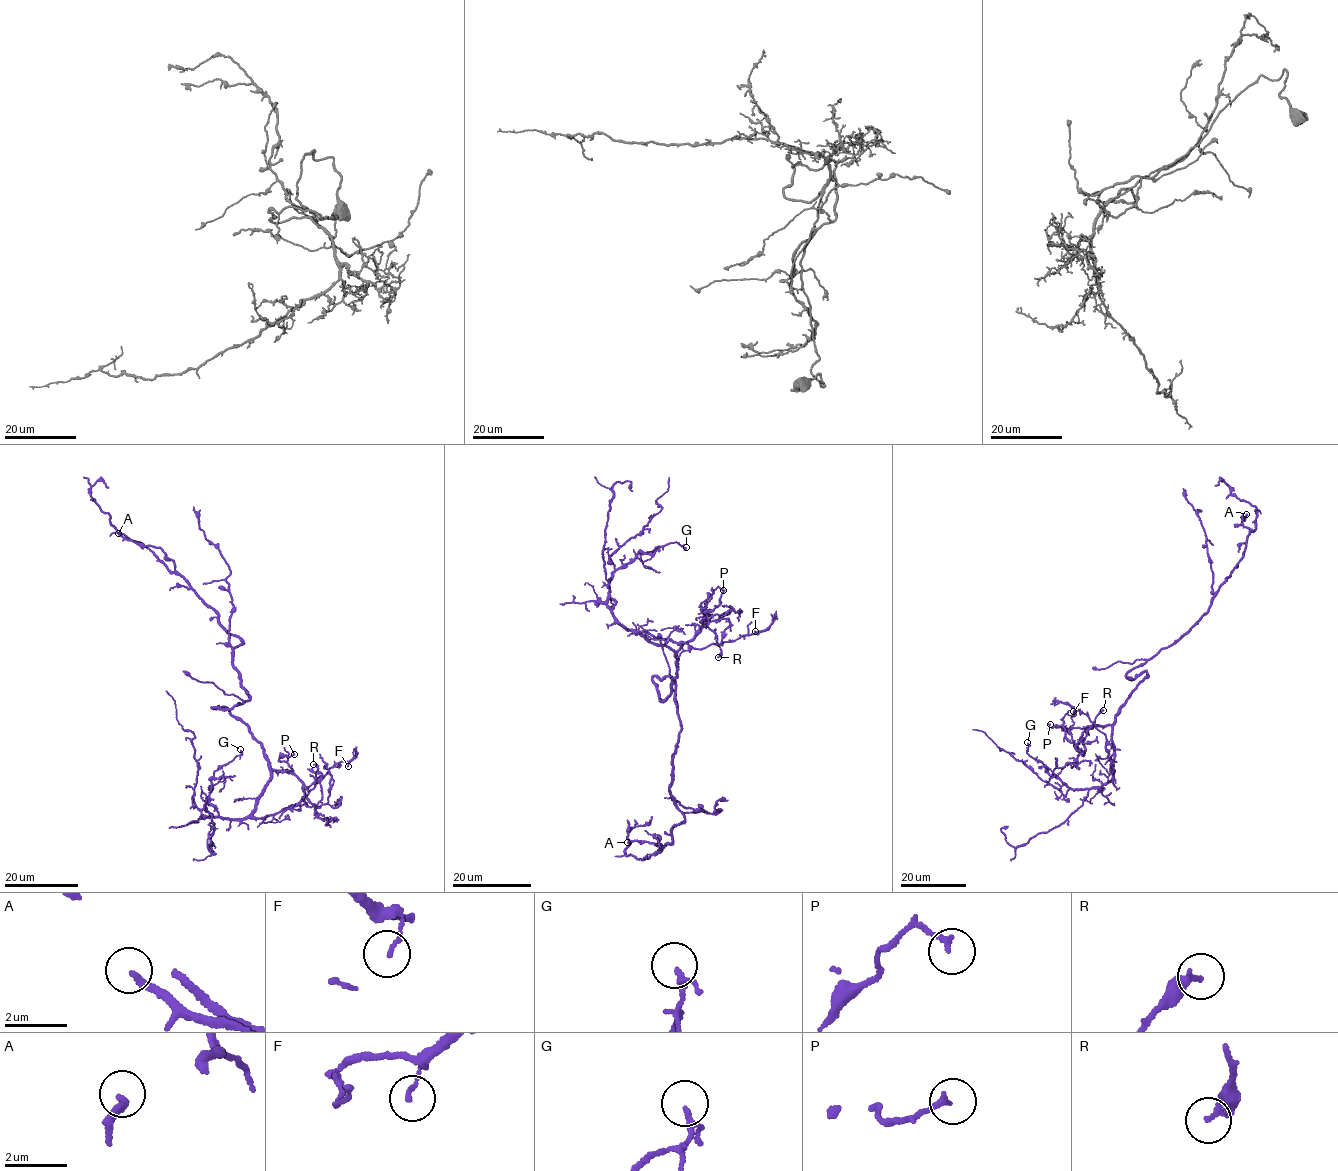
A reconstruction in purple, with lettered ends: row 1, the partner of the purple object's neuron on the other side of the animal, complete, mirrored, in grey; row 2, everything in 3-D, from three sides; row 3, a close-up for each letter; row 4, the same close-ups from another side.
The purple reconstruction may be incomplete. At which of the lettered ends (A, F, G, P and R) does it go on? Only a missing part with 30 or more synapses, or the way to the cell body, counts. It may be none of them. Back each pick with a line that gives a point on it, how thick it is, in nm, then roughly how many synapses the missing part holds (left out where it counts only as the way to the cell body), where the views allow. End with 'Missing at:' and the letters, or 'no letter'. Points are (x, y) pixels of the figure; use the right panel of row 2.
A: Place: (1246, 514). Thickness 200 nm. Roughly 50 synapses
Missing at: A

